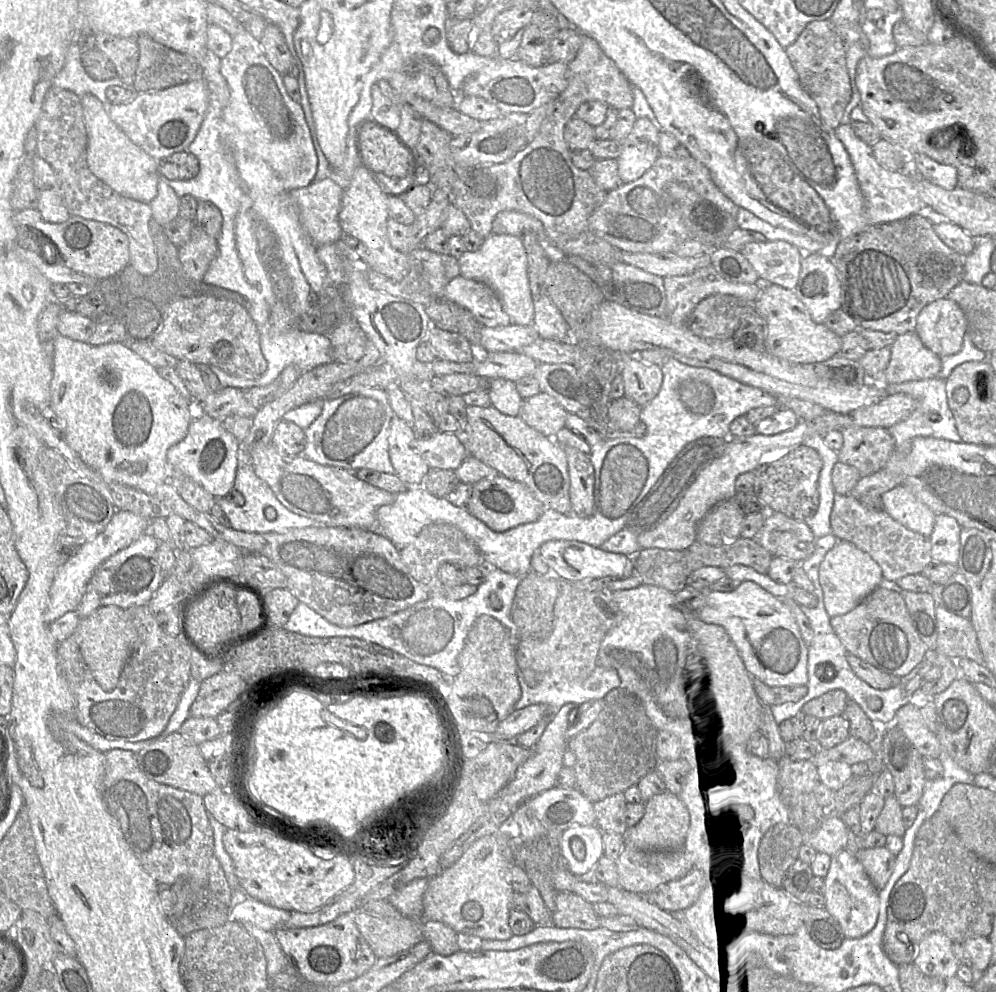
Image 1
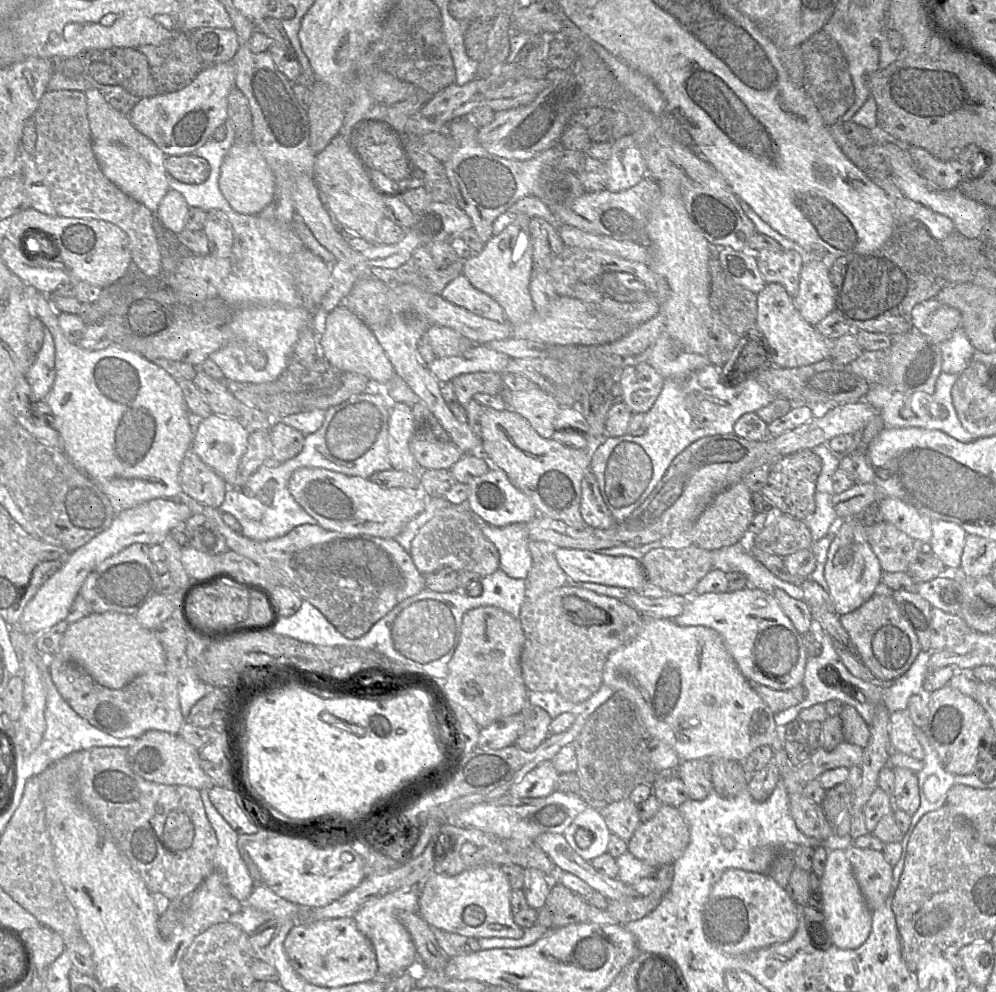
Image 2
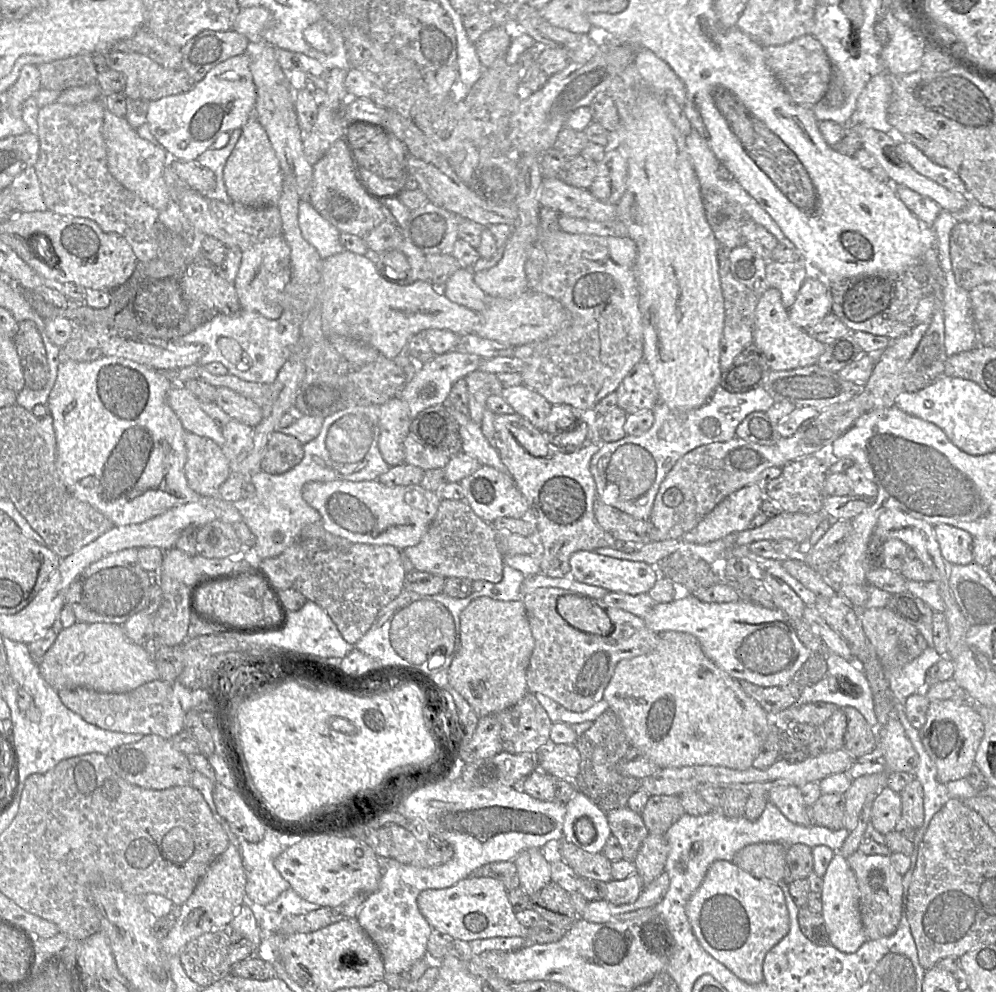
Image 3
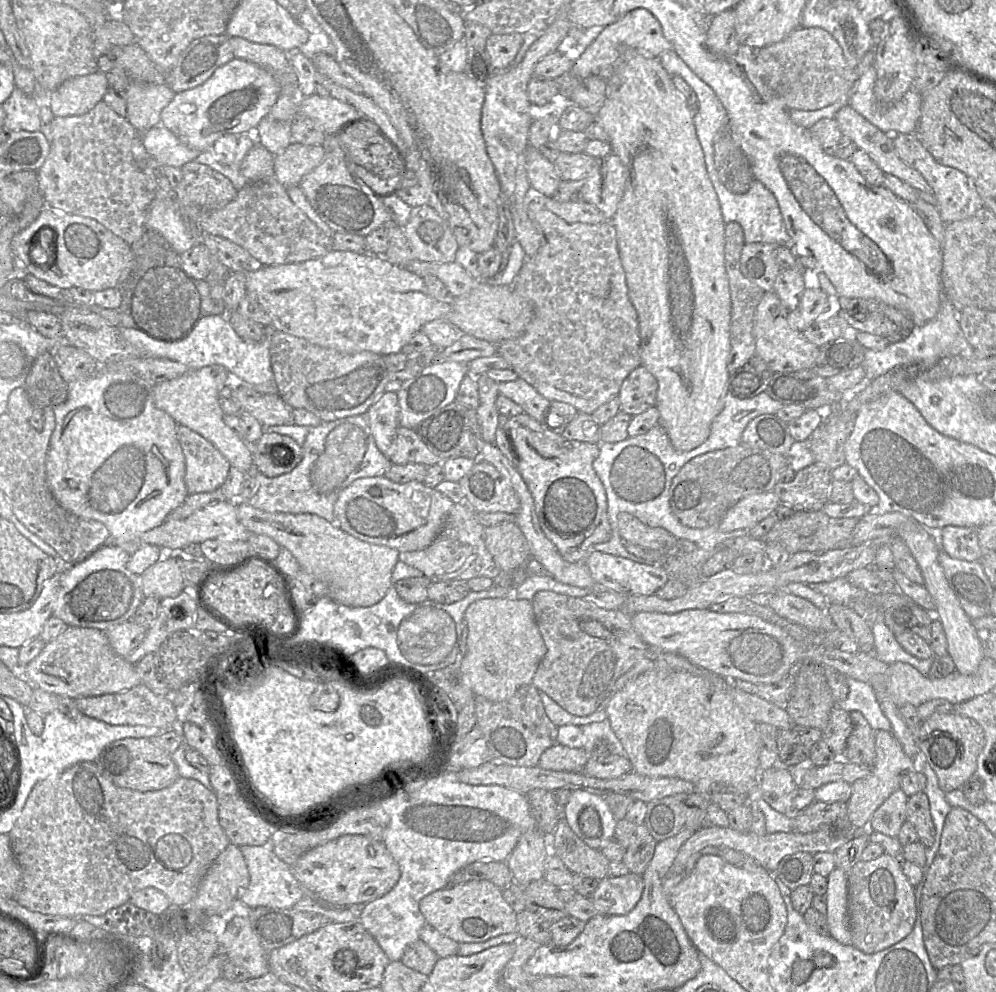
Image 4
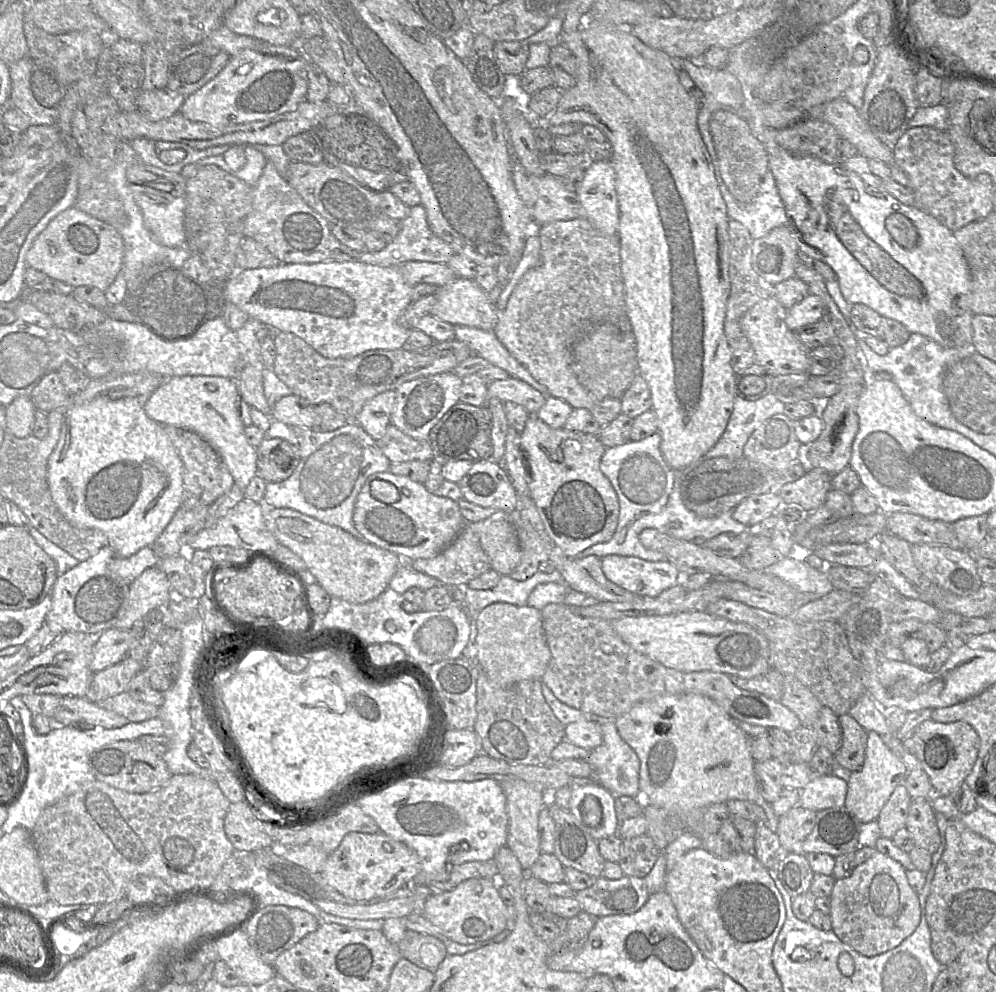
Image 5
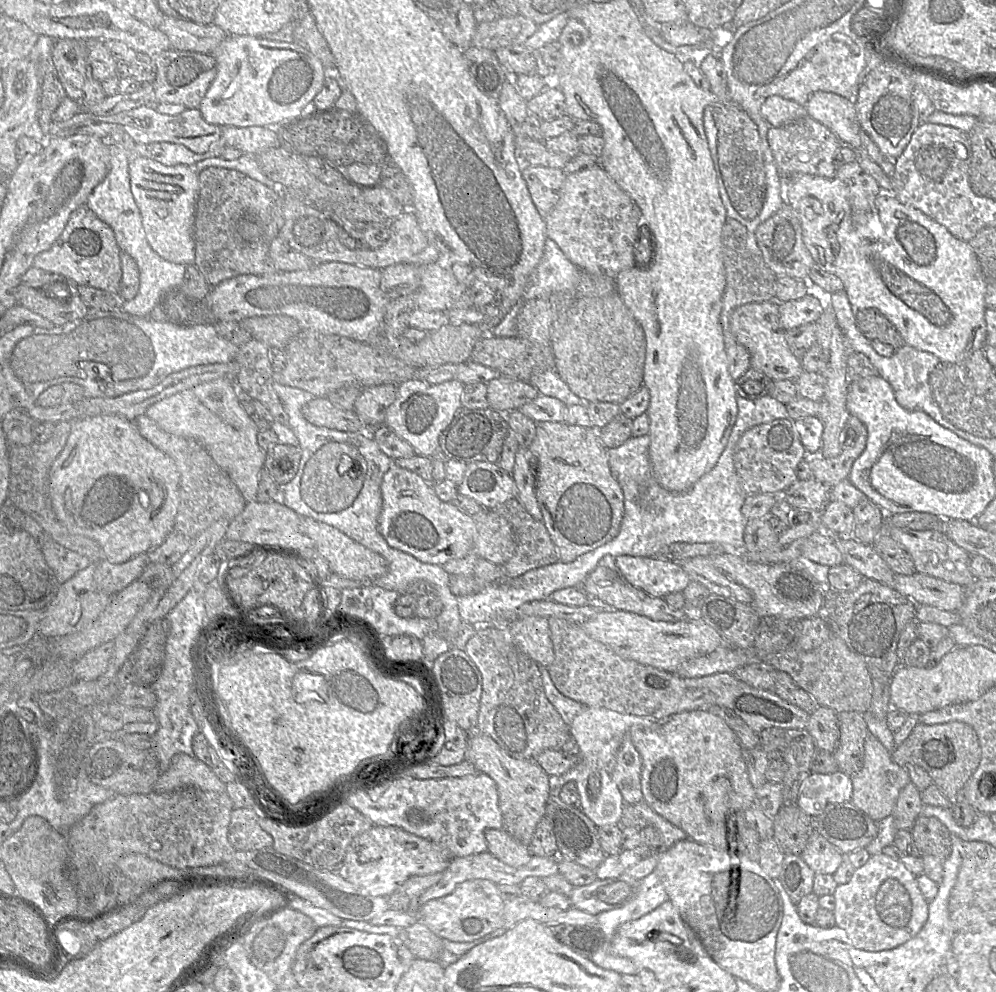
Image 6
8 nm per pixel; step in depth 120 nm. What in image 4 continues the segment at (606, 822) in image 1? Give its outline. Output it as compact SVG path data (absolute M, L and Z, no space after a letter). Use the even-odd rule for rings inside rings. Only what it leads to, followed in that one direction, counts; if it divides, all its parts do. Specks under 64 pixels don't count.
M626 819L617 821L615 836L622 846L622 862L630 873L642 875L649 866L657 845L645 823L635 824Z

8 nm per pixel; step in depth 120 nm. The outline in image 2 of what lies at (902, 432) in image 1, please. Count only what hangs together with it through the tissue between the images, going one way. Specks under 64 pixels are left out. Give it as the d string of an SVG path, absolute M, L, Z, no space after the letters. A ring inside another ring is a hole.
M942 372L936 381L935 390L931 394L905 393L883 384L873 384L865 396L865 401L879 411L883 418L884 429L917 427L938 430L961 443L971 443L975 439L961 425L952 402L951 389L957 377L958 375Z

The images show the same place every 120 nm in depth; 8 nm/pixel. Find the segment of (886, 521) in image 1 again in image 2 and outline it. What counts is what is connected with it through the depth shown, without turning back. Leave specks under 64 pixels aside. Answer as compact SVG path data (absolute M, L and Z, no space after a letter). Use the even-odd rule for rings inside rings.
M883 521L865 526L866 538L877 556L882 571L906 572L909 565L928 547Z

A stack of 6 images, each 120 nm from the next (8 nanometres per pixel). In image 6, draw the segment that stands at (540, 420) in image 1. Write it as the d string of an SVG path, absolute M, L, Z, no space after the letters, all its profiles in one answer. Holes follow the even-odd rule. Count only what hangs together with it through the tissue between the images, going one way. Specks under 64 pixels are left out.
M505 375L490 380L486 385L488 406L504 414L519 409L539 395L530 382Z

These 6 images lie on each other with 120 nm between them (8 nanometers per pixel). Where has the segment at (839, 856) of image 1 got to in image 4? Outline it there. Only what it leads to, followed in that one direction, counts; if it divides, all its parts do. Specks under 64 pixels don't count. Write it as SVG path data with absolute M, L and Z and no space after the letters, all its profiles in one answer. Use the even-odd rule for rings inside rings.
M835 867L827 877L826 921L829 935L843 945L851 945L848 927L848 874Z

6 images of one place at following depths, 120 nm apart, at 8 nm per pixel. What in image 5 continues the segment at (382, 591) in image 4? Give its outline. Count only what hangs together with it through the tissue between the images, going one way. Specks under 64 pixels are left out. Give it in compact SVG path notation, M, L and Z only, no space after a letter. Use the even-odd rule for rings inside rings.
M266 508L265 522L278 543L304 561L316 583L331 597L357 604L369 602L389 587L400 567L397 554L291 508Z

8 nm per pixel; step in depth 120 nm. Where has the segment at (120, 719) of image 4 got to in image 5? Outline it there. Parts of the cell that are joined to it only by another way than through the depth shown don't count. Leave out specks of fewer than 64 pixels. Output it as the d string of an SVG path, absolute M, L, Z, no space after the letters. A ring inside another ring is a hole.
M127 691L95 703L126 717L129 722L142 722L158 717L159 707L138 700Z

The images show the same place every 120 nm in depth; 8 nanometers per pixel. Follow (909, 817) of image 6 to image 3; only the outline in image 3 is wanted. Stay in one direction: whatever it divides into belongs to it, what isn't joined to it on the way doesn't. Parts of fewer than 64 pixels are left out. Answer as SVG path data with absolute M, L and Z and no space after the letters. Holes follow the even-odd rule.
M885 787L875 798L870 822L883 835L895 830L896 824L902 816L900 794L889 787Z

